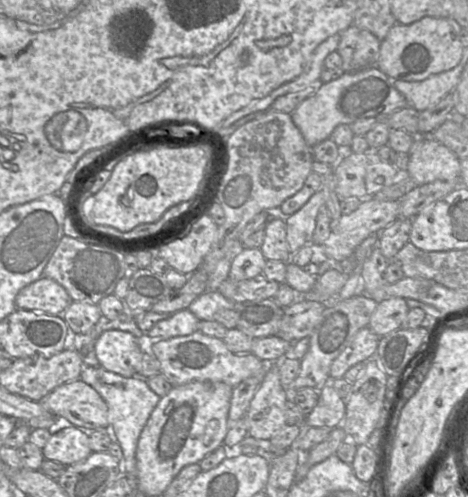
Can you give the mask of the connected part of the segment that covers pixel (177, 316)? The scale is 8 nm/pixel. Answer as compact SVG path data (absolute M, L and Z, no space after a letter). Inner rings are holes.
M183 309L157 322L148 332L144 333L153 341L186 336L198 330L199 321L191 311Z

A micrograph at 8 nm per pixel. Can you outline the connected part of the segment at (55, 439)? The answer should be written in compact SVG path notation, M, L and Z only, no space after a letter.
M61 423L42 448L44 459L70 466L85 460L92 453L89 433L82 429Z

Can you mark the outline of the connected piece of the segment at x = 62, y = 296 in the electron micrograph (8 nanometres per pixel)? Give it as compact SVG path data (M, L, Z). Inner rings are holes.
M40 277L23 287L15 298L16 309L62 315L72 299L58 282Z

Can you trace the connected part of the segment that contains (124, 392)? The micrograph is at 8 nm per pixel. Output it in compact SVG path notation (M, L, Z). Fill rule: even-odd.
M85 366L79 379L94 388L106 402L110 432L123 452L123 475L134 481L137 443L144 426L161 397L150 389L144 378L124 377L101 366Z

